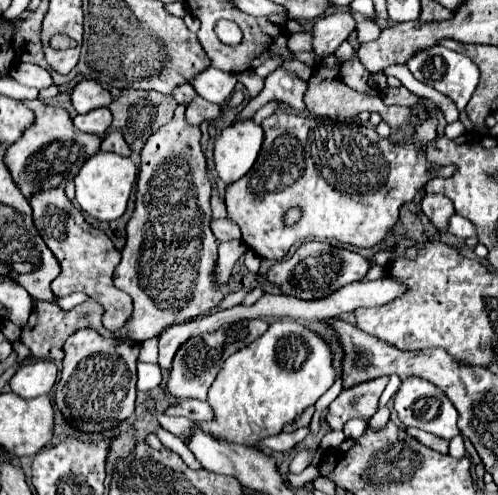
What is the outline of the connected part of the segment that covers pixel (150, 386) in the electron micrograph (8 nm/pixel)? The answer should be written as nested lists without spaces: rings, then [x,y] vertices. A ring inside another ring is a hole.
[[[138,362],[137,364],[137,390],[148,392],[154,390],[162,381],[161,369],[158,365]]]

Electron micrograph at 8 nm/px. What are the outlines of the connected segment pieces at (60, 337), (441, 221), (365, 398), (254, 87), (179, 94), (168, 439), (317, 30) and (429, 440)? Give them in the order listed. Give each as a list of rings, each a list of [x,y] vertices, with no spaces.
[[[89,298],[69,311],[64,311],[54,302],[38,302],[30,314],[30,320],[22,328],[20,342],[26,344],[34,358],[48,358],[48,360],[62,360],[64,358],[64,342],[70,334],[80,328],[94,328],[100,330],[102,336],[110,336],[110,330],[102,326],[103,308],[100,304]]]
[[[426,194],[422,200],[422,212],[438,228],[438,232],[446,232],[448,218],[450,214],[454,214],[454,206],[450,198],[442,194]]]
[[[384,376],[384,378],[358,384],[348,390],[342,390],[340,396],[328,408],[326,420],[332,426],[332,430],[342,430],[342,426],[356,416],[362,416],[368,420],[378,410],[378,398],[386,384],[388,384],[388,378]]]
[[[252,70],[242,72],[237,75],[239,82],[242,82],[246,88],[248,88],[248,92],[250,92],[250,96],[254,98],[254,96],[258,96],[260,94],[260,90],[264,88],[264,78],[260,78],[260,76],[256,76]]]
[[[184,84],[184,86],[178,86],[176,90],[174,90],[174,94],[172,94],[180,104],[184,104],[184,106],[190,106],[190,102],[194,100],[194,98],[198,98],[198,94],[196,94],[196,90],[190,86],[190,84]]]
[[[158,426],[158,428],[154,430],[154,434],[160,438],[160,442],[162,442],[166,448],[170,448],[170,450],[176,452],[176,454],[180,454],[182,460],[184,460],[190,468],[200,468],[200,462],[194,458],[194,454],[190,454],[190,450],[184,446],[184,442],[182,442],[178,436],[174,436],[172,432],[164,430],[162,426]]]
[[[338,12],[322,16],[314,22],[314,52],[318,58],[326,58],[356,30],[356,22],[350,12]]]
[[[406,428],[406,432],[408,432],[412,438],[416,438],[418,442],[422,442],[424,446],[432,448],[432,450],[438,450],[438,452],[442,452],[442,454],[448,452],[448,440],[444,440],[444,438],[438,438],[438,436],[434,436],[434,434],[424,432],[424,430],[418,430],[418,428]]]

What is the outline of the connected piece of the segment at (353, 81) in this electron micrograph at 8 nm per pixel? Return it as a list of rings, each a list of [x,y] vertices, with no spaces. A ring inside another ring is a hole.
[[[357,52],[353,57],[342,63],[340,77],[342,81],[358,92],[364,92],[371,96],[377,96],[378,92],[368,85],[370,73],[364,68],[358,59]]]

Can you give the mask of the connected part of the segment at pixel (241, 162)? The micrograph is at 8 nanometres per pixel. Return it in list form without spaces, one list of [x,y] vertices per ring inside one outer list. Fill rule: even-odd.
[[[252,120],[238,122],[222,130],[214,144],[214,162],[218,176],[232,184],[254,166],[260,146],[262,146],[262,128]]]

